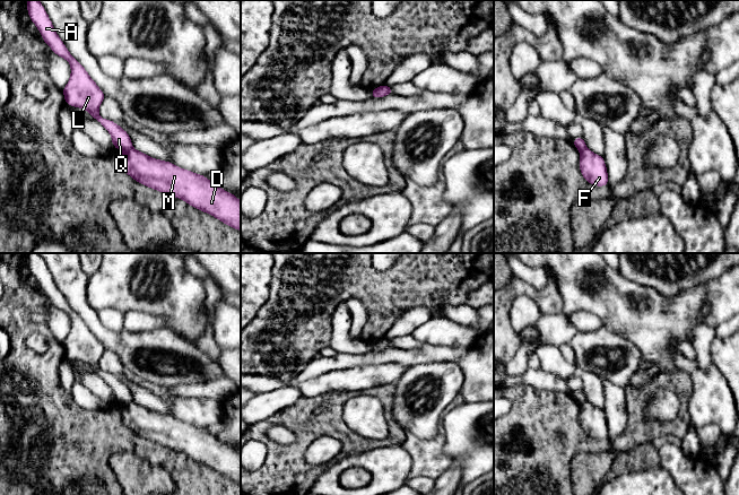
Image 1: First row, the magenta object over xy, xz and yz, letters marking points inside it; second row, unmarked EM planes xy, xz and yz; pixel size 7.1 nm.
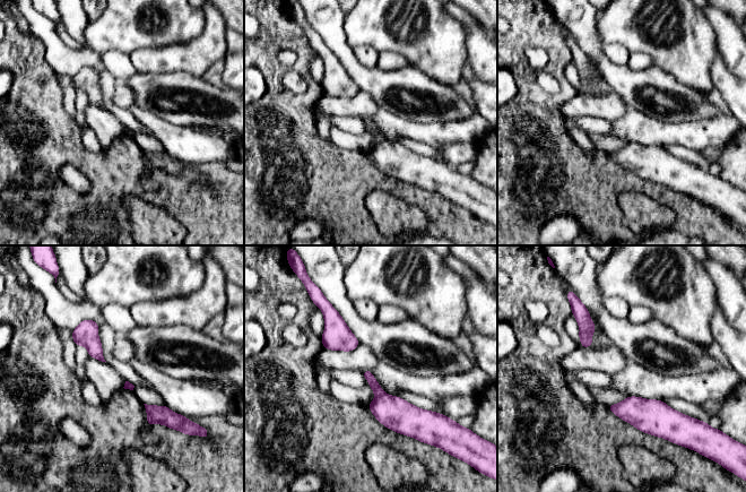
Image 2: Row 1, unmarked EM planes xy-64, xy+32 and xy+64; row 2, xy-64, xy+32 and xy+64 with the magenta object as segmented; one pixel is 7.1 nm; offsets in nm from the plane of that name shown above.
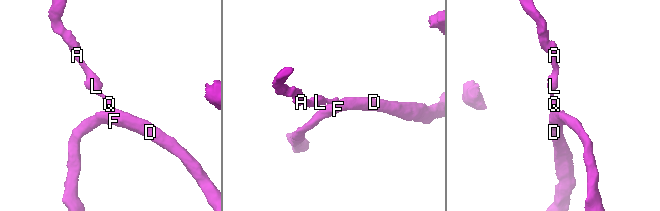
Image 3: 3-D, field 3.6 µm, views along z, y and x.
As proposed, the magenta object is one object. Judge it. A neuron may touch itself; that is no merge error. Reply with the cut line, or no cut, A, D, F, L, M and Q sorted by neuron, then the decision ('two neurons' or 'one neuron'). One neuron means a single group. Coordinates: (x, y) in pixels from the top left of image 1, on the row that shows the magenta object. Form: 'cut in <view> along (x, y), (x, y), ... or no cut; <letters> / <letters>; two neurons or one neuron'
cut in xy along (131, 147), (122, 152); A L Q / D F M; two neurons

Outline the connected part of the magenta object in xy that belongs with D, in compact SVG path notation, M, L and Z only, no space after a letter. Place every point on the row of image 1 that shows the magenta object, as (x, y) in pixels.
M133 148L122 151L124 172L134 181L184 200L198 210L241 231L241 201L205 175L153 158Z

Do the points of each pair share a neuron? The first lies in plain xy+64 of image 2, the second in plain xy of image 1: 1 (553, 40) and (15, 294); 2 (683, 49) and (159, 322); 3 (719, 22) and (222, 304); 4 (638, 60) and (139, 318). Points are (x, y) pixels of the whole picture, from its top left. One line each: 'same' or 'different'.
1: same
2: different
3: same
4: same

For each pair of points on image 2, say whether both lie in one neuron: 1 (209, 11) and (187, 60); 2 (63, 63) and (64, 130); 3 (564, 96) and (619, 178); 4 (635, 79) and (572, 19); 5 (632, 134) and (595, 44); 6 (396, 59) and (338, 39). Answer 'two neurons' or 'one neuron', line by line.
1: one neuron
2: two neurons
3: one neuron
4: one neuron
5: two neurons
6: two neurons

